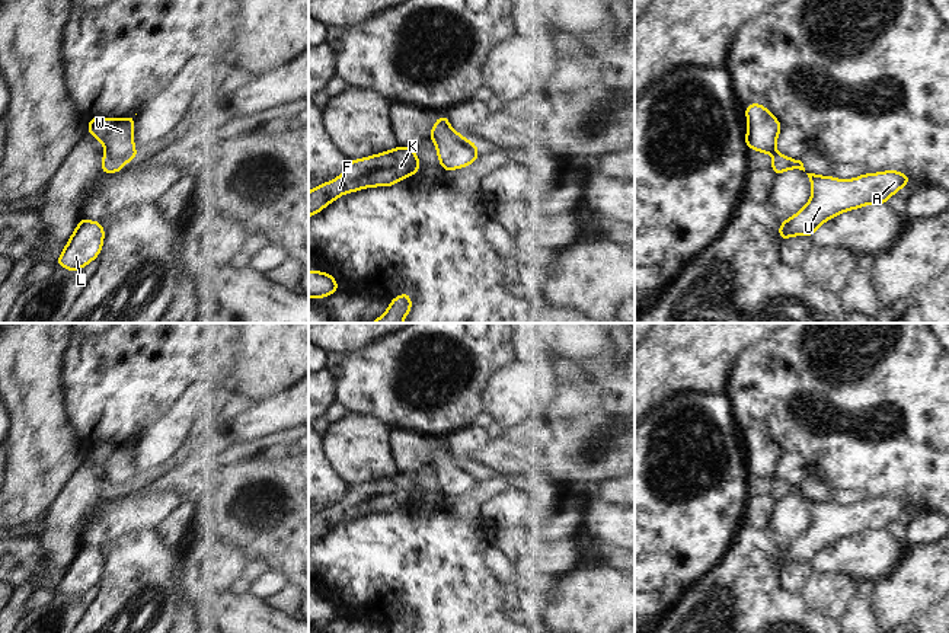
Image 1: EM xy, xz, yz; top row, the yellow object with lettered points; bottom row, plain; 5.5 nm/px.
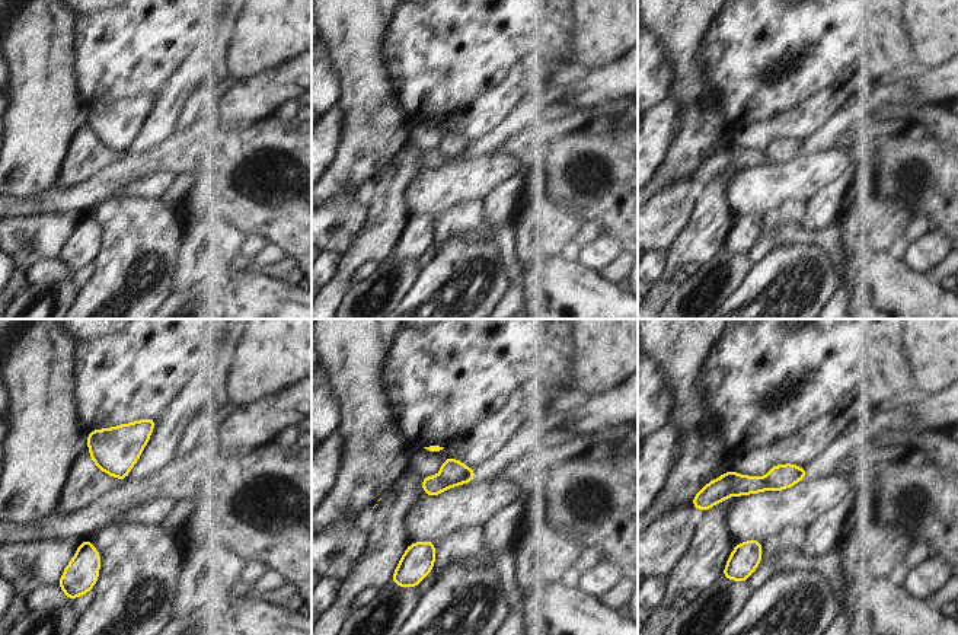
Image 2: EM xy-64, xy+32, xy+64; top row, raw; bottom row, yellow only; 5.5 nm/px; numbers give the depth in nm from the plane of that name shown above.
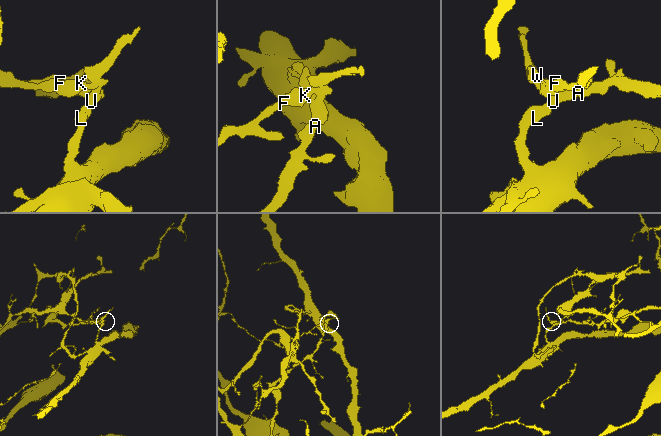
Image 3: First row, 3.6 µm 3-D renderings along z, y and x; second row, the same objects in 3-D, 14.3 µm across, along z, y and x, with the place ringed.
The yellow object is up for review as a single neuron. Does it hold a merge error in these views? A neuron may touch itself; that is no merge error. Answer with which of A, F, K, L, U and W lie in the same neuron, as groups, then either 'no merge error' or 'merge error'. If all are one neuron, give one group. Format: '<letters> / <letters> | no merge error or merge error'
A L U W / F K | merge error

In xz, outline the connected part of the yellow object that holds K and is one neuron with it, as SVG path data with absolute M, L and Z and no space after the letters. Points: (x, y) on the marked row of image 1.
M399 146L390 151L349 160L339 178L309 192L309 218L344 194L373 186L392 186L410 175L418 176L418 170L419 159L412 147Z

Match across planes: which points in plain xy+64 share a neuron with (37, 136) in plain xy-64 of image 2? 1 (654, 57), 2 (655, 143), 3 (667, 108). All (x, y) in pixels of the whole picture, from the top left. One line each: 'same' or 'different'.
1: different
2: different
3: different

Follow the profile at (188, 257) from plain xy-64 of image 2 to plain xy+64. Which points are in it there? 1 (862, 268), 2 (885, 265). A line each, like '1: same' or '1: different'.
1: different
2: different

